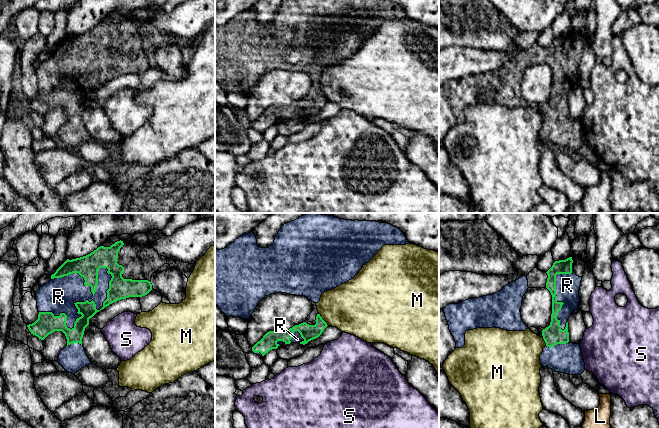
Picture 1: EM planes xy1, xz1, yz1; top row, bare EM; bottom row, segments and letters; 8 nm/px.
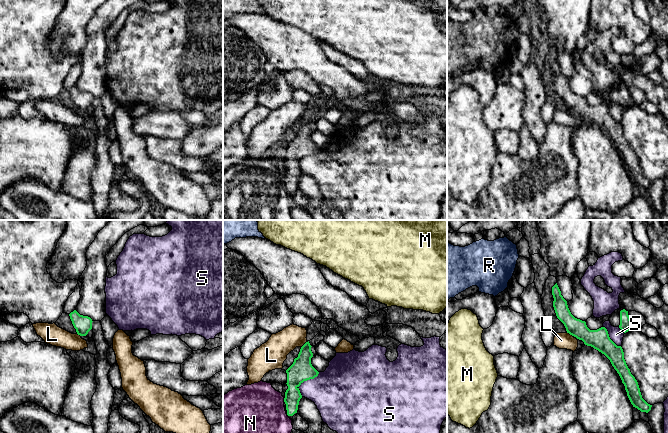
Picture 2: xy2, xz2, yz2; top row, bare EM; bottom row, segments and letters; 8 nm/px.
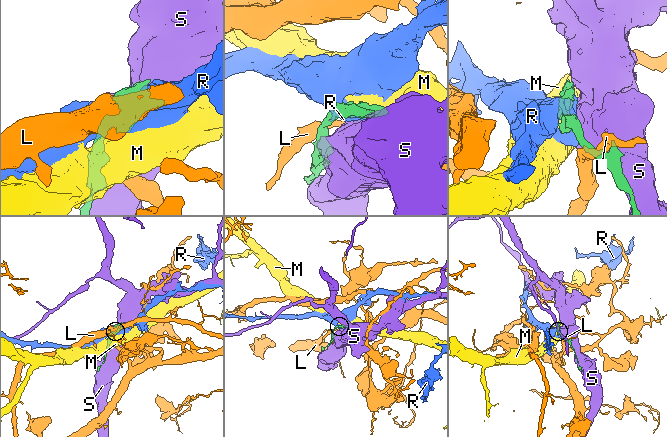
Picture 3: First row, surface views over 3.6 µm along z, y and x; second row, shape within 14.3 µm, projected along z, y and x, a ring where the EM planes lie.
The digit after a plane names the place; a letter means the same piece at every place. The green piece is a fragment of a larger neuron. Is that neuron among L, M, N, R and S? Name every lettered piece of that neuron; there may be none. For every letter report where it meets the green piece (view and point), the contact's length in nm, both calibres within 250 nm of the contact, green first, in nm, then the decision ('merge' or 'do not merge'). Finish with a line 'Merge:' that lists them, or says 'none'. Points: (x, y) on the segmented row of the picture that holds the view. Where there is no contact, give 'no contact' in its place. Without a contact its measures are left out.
L: meets green in xz2 at (304, 344); contact 80 nm long; 180 nm thick on the green side, 220 nm on the other; do not merge
M: meets green in xz1 at (322, 319); contact 130 nm long; 130 nm thick on the green side, 400 nm on the other; do not merge
N: meets green in xz2 at (284, 400); contact 30 nm long; 170 nm thick on the green side, 400 nm on the other; do not merge
R: meets green in xy1 at (75, 305); contact 650 nm long; 140 nm thick on the green side, 280 nm on the other; merge
S: meets green in yz2 at (609, 337); contact 220 nm long; 170 nm thick on the green side, 110 nm on the other; do not merge
Merge: R

